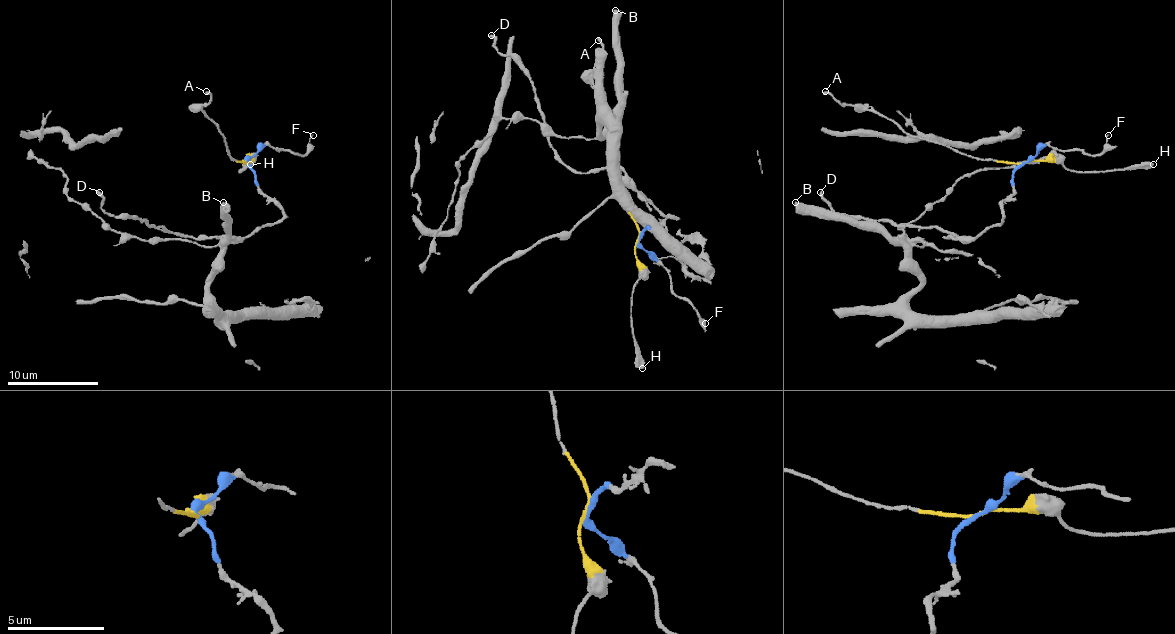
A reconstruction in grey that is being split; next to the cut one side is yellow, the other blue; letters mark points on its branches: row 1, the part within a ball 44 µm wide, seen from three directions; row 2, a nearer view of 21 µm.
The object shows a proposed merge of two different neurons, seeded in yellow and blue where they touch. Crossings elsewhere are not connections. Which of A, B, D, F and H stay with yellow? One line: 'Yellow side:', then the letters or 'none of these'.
Yellow side: A, H

